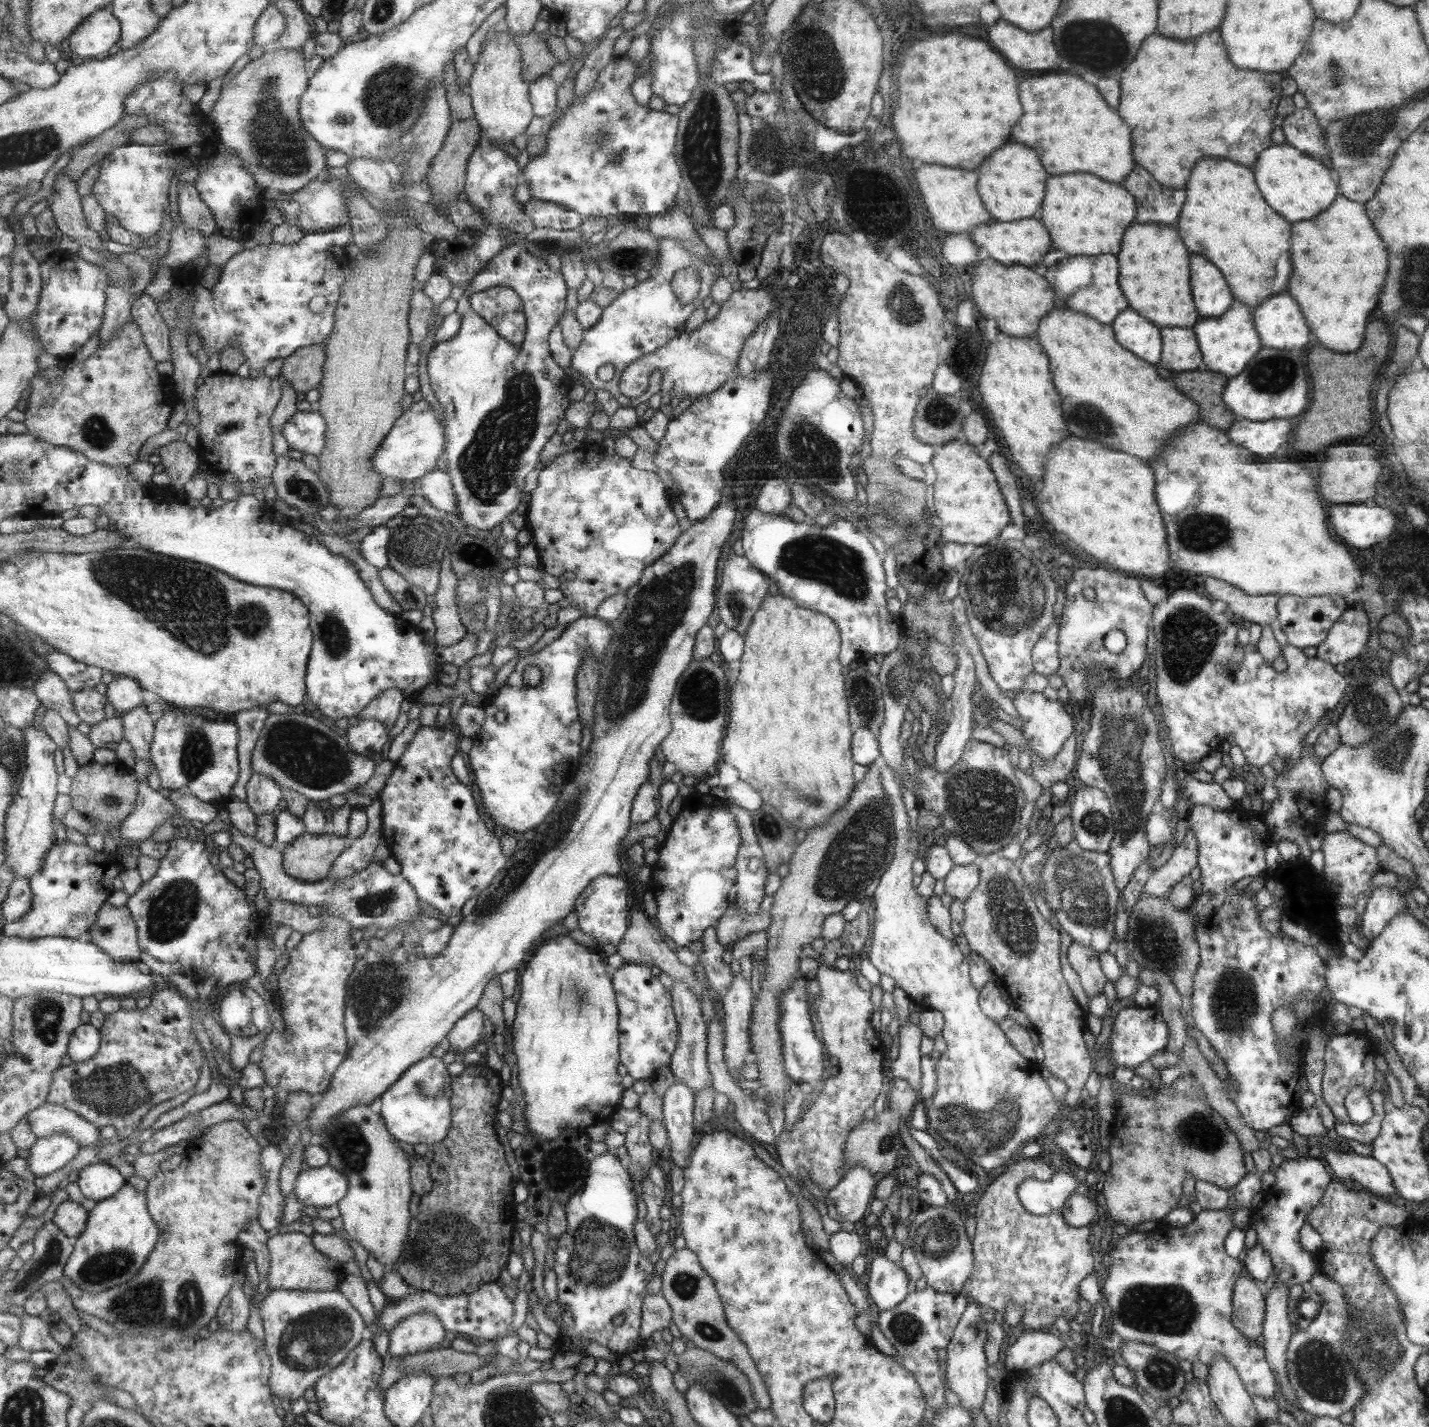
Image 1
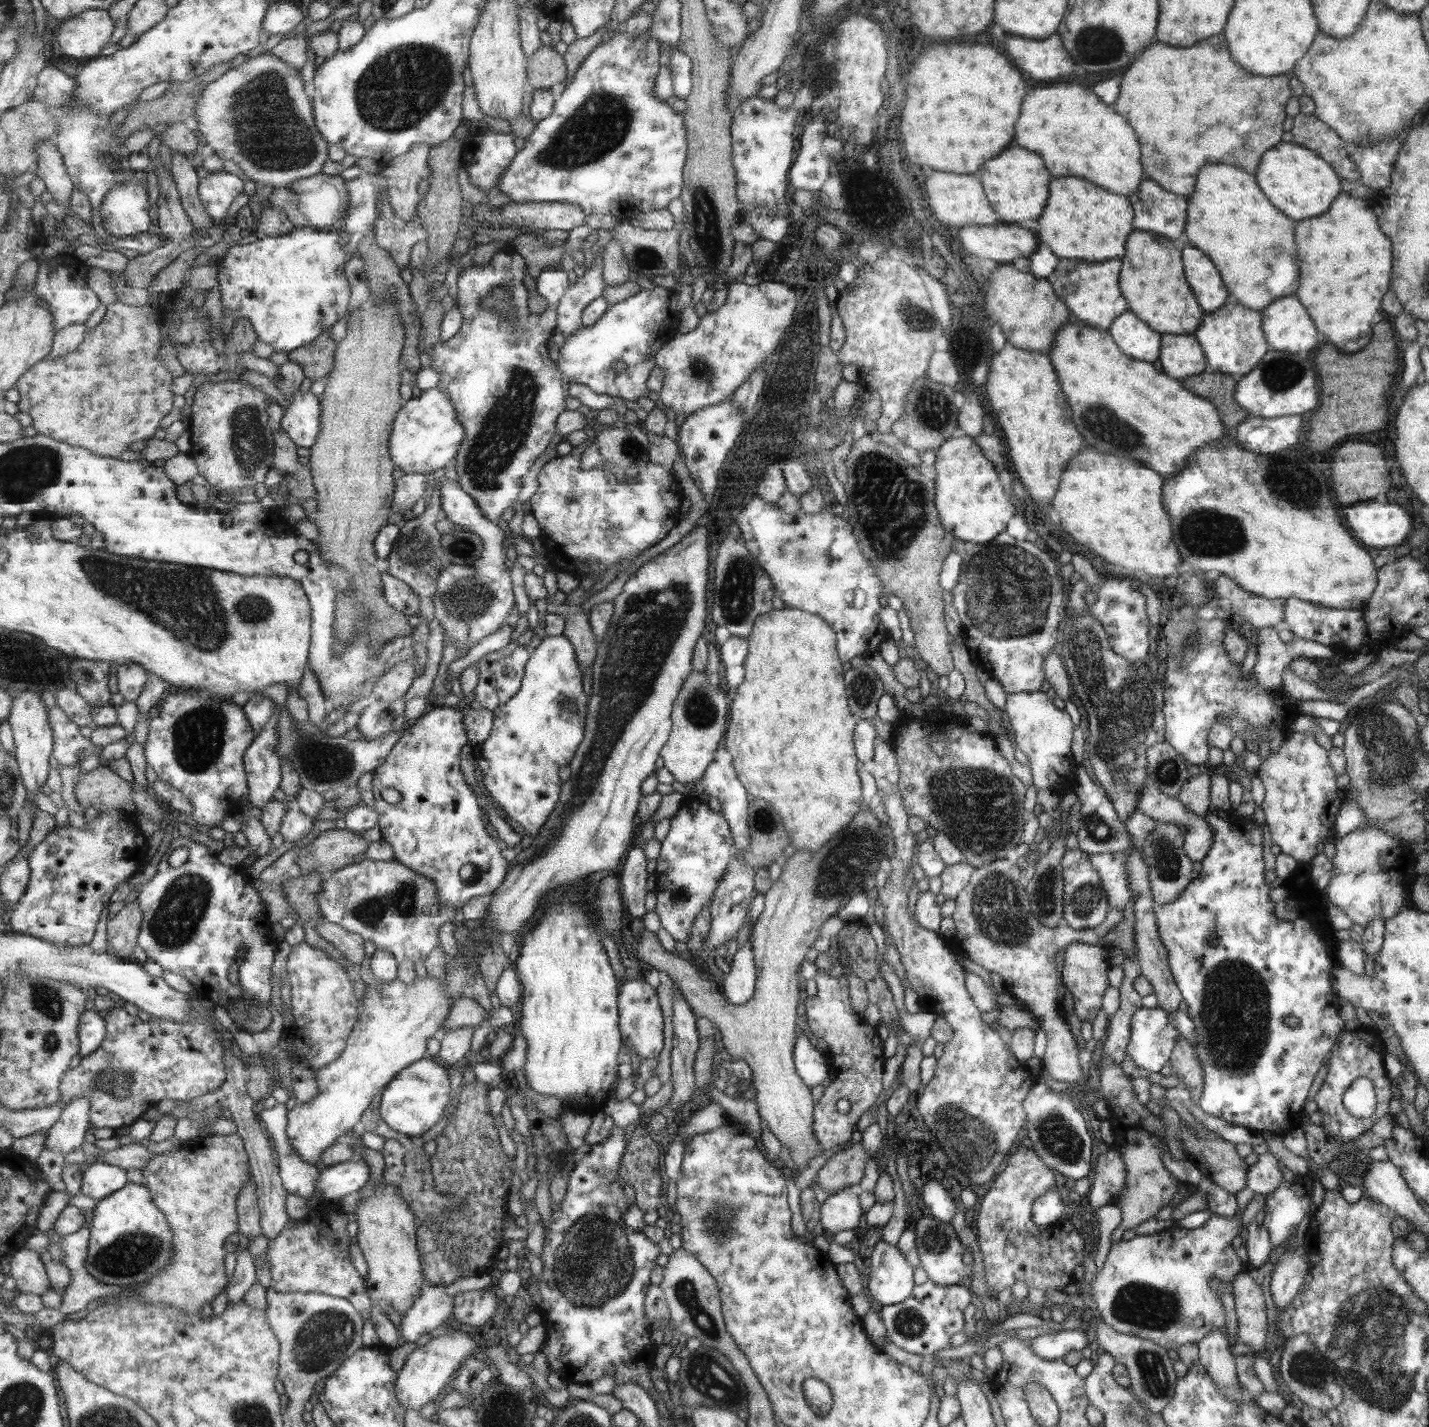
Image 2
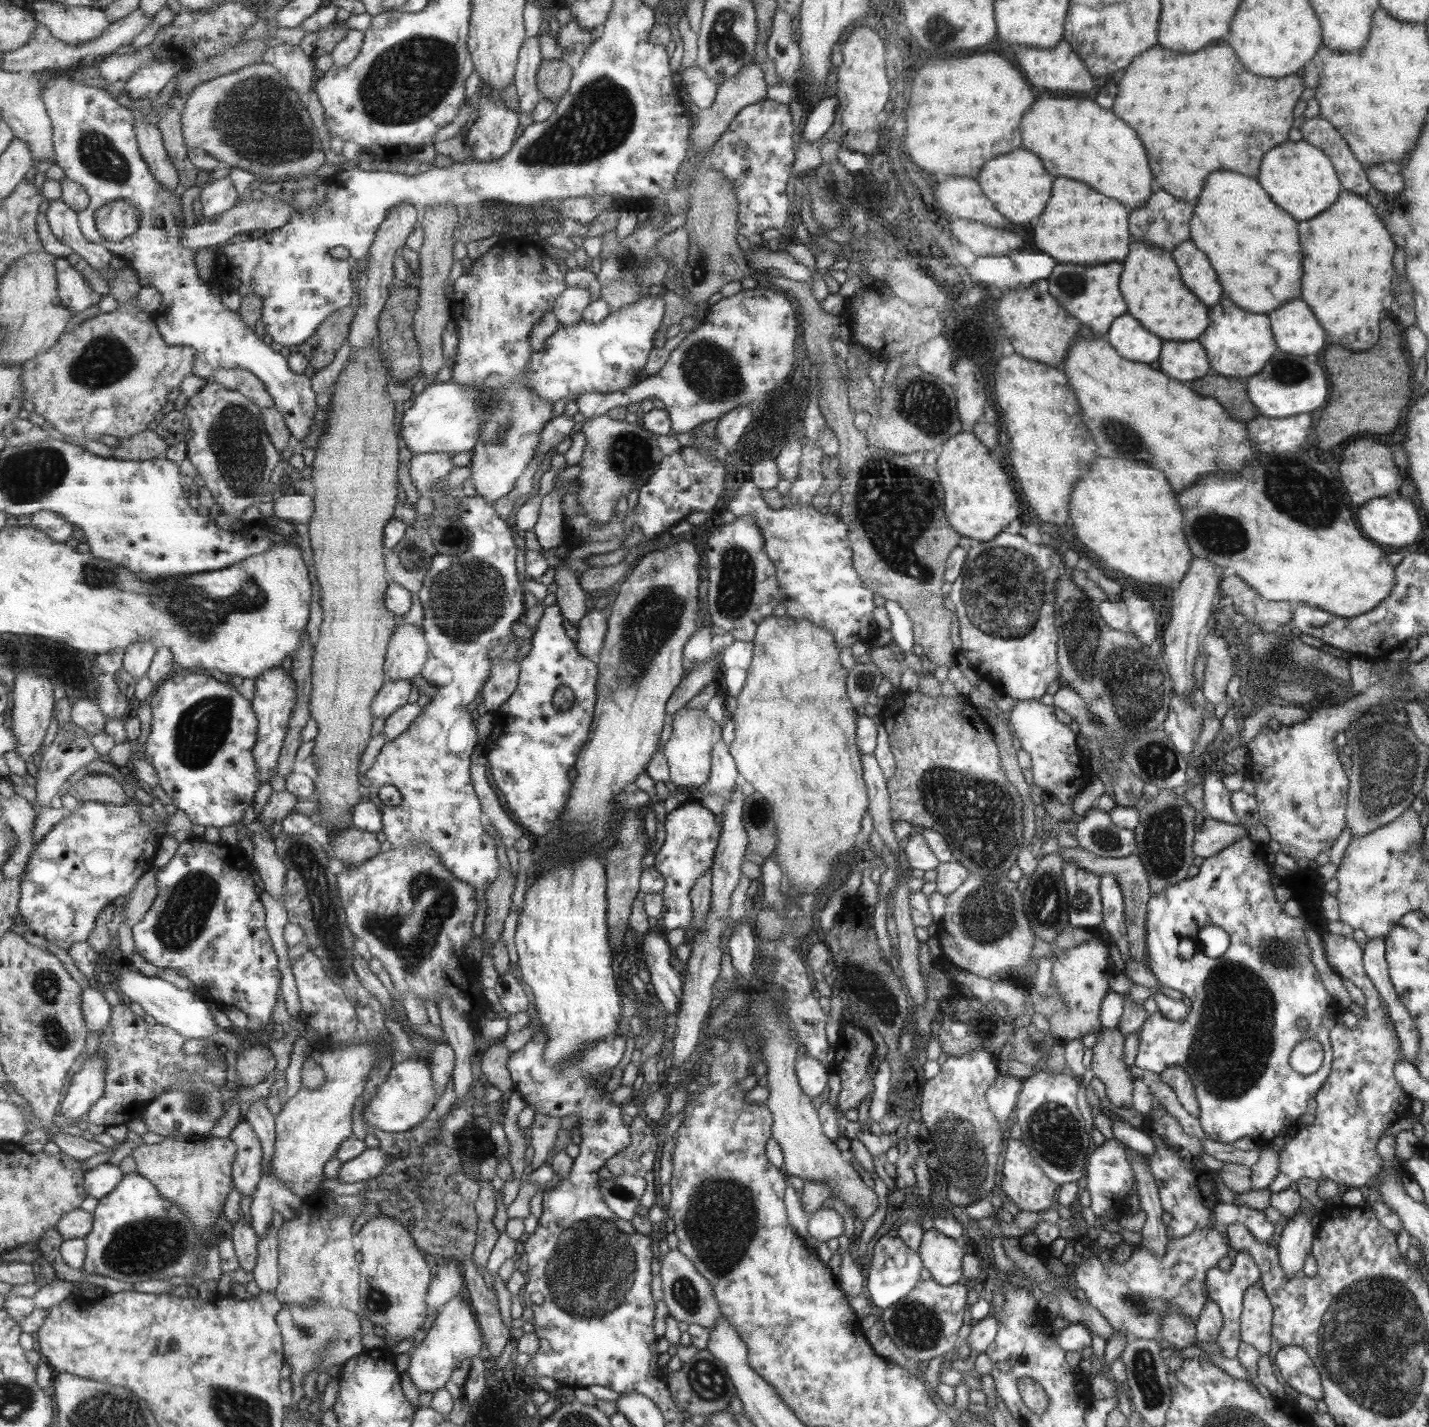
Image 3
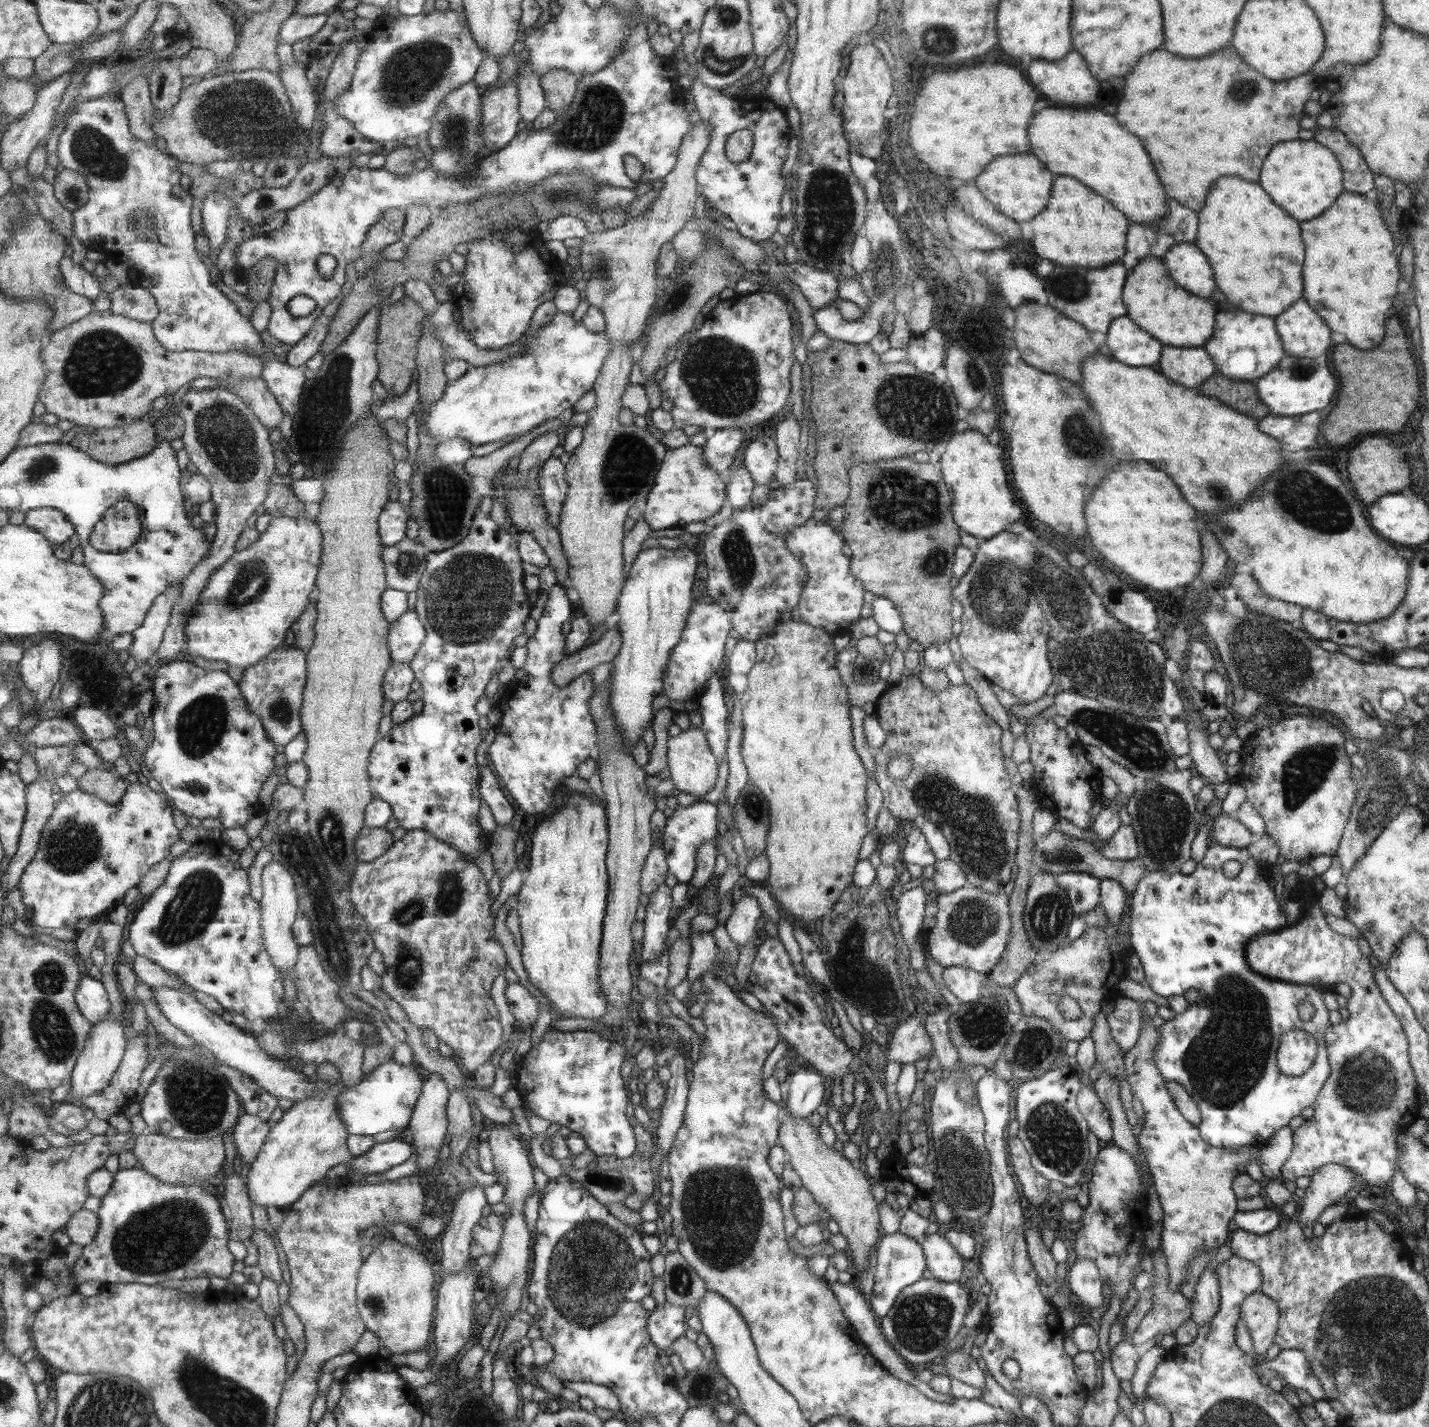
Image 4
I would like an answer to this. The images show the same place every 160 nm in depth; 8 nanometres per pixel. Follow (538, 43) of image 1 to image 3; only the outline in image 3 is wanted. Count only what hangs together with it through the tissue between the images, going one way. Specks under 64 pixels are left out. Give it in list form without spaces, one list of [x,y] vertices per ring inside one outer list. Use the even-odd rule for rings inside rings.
[[[549,59],[541,64],[537,82],[543,98],[558,103],[567,95],[574,70],[563,59]]]

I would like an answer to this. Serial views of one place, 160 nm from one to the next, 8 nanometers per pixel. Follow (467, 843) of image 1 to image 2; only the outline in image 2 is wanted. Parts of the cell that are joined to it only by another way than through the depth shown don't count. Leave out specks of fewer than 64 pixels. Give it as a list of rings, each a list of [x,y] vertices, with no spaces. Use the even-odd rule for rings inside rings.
[[[454,705],[453,707],[447,706],[440,710],[427,710],[420,718],[408,724],[407,729],[402,734],[399,742],[394,746],[391,754],[387,757],[385,764],[382,764],[374,773],[374,789],[375,800],[376,800],[376,810],[379,815],[380,832],[382,834],[381,838],[385,839],[394,848],[394,858],[399,862],[406,864],[411,870],[418,872],[421,876],[426,876],[430,878],[438,888],[438,898],[440,898],[440,904],[444,906],[452,906],[457,914],[457,923],[462,922],[463,919],[463,908],[465,904],[473,898],[473,896],[485,896],[485,894],[494,893],[504,881],[507,876],[507,871],[510,869],[510,857],[503,853],[501,850],[501,844],[497,842],[489,832],[487,832],[487,826],[485,824],[485,819],[483,819],[483,812],[481,812],[481,806],[479,806],[479,800],[477,796],[473,794],[473,789],[467,784],[463,772],[461,772],[461,750],[463,746],[469,743],[469,737],[467,736],[467,728],[463,725],[463,706]],[[387,788],[394,788],[402,794],[401,802],[395,804],[389,804],[383,798],[383,791]]]

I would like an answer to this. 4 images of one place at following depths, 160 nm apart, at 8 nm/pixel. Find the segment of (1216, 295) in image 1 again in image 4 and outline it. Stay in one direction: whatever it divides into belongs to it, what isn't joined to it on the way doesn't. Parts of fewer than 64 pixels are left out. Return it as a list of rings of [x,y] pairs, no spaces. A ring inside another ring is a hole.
[[[1173,244],[1170,250],[1163,254],[1162,260],[1167,264],[1170,276],[1187,292],[1195,292],[1195,296],[1209,298],[1215,290],[1213,272],[1205,260],[1205,256],[1195,248],[1195,244]]]

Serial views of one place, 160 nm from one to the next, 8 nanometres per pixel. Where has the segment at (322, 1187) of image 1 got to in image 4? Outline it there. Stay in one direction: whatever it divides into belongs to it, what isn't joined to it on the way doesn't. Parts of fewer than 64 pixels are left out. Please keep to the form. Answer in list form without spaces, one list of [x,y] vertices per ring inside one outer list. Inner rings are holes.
[[[393,1138],[386,1143],[375,1143],[367,1154],[355,1157],[348,1170],[360,1172],[361,1176],[362,1174],[367,1174],[367,1176],[381,1174],[409,1160],[413,1156],[412,1151],[412,1144],[401,1142],[398,1138]]]

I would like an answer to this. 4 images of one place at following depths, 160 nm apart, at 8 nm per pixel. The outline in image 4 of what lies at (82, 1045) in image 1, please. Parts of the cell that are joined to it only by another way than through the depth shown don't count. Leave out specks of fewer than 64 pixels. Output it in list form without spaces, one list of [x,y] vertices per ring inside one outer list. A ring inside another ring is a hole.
[[[87,975],[83,976],[81,983],[78,984],[76,993],[81,1012],[93,1023],[99,1023],[107,1018],[111,1010],[109,994],[103,986],[103,982]]]

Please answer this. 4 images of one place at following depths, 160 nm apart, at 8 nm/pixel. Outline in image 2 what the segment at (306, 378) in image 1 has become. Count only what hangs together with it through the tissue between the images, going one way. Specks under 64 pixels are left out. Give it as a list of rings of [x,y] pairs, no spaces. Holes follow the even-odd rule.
[[[329,331],[322,334],[313,343],[297,349],[290,355],[293,362],[304,368],[306,376],[315,383],[331,374],[338,344],[331,339]]]

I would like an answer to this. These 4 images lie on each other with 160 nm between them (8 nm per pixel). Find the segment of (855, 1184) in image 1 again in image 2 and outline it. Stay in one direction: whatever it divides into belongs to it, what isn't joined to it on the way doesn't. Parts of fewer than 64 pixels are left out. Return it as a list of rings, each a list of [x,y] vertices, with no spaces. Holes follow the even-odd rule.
[[[854,1186],[843,1187],[829,1194],[820,1205],[819,1222],[823,1232],[834,1235],[840,1230],[852,1230],[859,1224],[862,1214],[859,1208],[858,1191]]]

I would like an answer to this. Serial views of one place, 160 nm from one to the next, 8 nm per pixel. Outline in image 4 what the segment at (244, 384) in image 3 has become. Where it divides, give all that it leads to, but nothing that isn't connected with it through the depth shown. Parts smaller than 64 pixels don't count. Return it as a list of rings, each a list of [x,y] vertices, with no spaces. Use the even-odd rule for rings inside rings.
[[[111,310],[93,311],[71,326],[52,333],[42,348],[42,359],[46,379],[39,391],[39,398],[46,404],[47,412],[77,426],[91,426],[93,429],[117,428],[143,420],[151,412],[153,400],[175,394],[179,388],[197,379],[216,378],[237,382],[246,378],[262,378],[264,369],[264,360],[250,352],[173,352],[162,345],[152,323],[116,315]]]

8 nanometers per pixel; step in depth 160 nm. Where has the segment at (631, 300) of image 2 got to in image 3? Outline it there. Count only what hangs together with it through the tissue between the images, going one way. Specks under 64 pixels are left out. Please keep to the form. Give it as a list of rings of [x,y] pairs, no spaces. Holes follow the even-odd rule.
[[[645,294],[626,307],[613,311],[599,324],[587,324],[584,321],[571,326],[562,324],[562,327],[546,342],[543,350],[535,350],[531,364],[526,370],[530,387],[533,387],[540,397],[551,402],[567,398],[569,394],[578,396],[585,393],[607,394],[633,387],[635,382],[646,377],[645,374],[641,374],[641,368],[647,364],[647,356],[653,350],[653,334],[661,326],[661,318],[663,318],[663,300]]]

